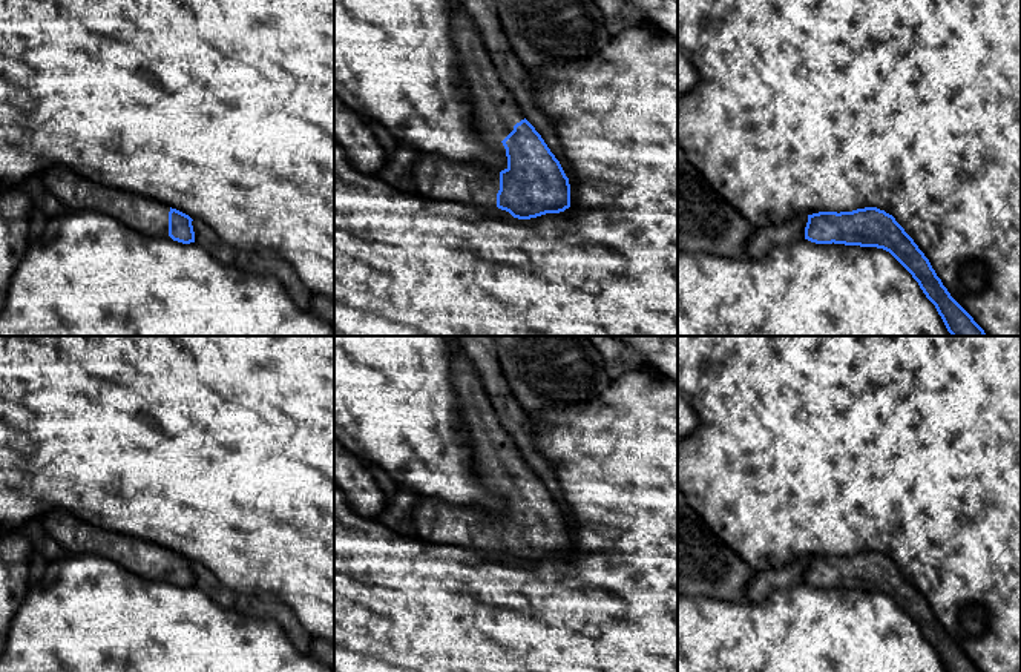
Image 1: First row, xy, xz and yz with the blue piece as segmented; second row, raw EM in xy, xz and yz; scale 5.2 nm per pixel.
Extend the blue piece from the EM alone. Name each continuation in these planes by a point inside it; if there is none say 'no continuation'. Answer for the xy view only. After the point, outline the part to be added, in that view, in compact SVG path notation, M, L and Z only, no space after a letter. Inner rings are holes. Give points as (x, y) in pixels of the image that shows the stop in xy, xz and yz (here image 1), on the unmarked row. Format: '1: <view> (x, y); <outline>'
1: xy (149, 560); M63 509L51 511L41 520L67 555L100 555L146 580L169 580L167 548L98 528Z

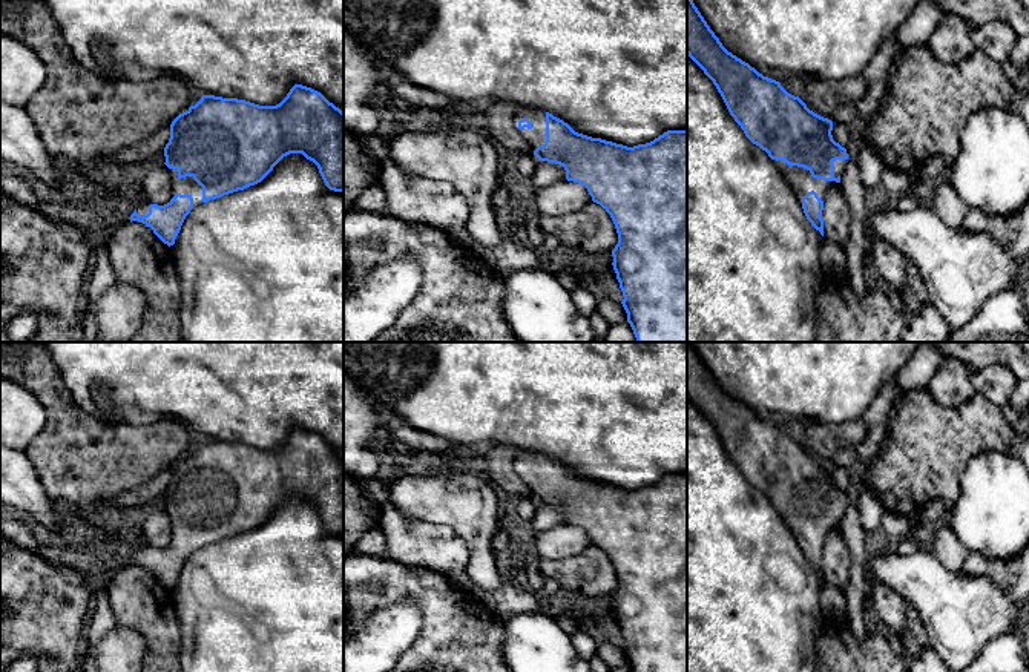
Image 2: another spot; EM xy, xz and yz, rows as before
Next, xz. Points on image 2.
1: xz (535, 480); M517 450L514 457L514 469L520 479L535 494L546 485L546 456L534 451Z

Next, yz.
1: yz (801, 525); M773 503L773 506L781 514L785 525L790 528L801 549L802 542L811 534L814 534L817 540L824 545L827 535L836 532L836 525L816 523L811 520L810 514L804 511L788 509L782 503Z

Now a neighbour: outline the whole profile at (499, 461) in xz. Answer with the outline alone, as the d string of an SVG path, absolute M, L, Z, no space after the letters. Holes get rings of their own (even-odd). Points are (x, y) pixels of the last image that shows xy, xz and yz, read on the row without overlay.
M497 443L483 459L485 477L500 489L501 496L517 494L521 499L534 497L529 486L514 469L517 448Z

